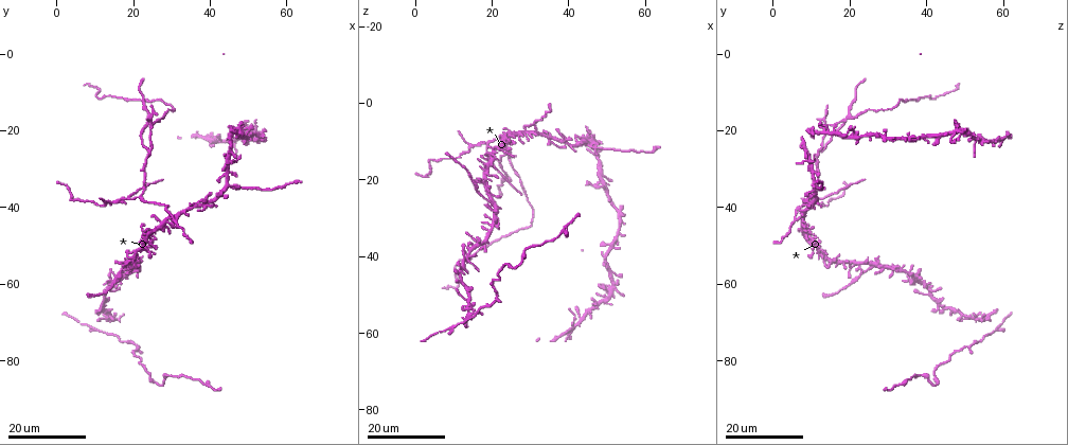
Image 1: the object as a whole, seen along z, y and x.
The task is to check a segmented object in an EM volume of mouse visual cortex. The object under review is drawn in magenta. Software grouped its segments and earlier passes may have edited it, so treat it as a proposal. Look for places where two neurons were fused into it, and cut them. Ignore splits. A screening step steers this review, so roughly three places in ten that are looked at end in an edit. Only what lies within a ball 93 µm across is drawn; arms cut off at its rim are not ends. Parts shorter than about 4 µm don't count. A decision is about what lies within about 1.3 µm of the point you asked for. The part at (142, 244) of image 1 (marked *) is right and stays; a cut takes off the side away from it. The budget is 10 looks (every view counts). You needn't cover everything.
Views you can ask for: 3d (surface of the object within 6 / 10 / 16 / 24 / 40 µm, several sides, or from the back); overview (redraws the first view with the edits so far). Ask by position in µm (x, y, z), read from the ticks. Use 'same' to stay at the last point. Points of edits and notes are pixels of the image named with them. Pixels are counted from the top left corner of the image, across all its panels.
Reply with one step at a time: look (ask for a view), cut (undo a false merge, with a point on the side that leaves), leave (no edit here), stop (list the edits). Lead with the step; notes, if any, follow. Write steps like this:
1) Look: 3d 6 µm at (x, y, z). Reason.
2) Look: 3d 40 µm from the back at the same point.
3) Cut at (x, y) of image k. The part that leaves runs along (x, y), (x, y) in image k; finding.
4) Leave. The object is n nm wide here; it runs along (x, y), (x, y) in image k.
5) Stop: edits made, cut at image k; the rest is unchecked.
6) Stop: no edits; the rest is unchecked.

Look: 3d 24 µm at (21.5, 37.5, 9.5). Thin arm on a thick one.

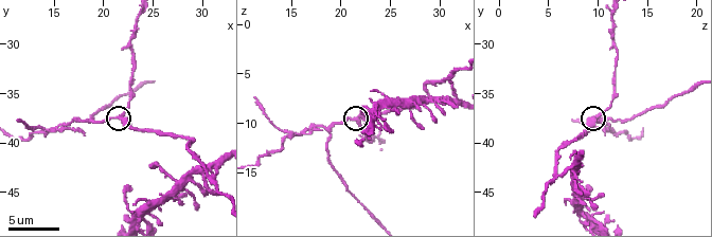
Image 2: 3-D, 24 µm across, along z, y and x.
Look: 3d 6 µm at (21.6, 37.2, 10.0).

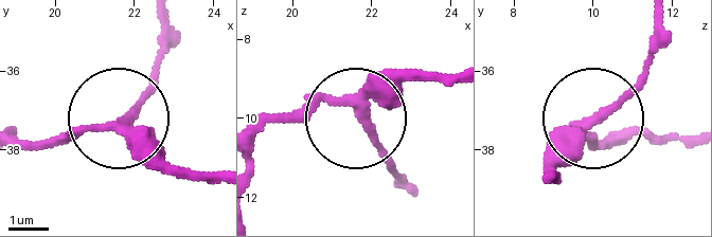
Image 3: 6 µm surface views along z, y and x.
Leave. It runs along (448, 72), (407, 75), (360, 115), (337, 103), (259, 112) in image 3; continuous, no second neuron.

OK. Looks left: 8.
Look: 3d 16 µm at (45.0, 33.5, 10.5). Branch point.

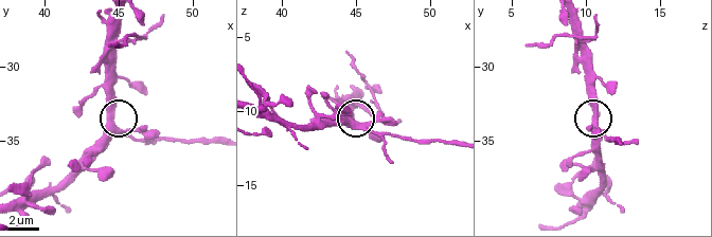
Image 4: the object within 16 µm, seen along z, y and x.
Look: 3d 10 µm at (44.8, 34.2, 10.8).

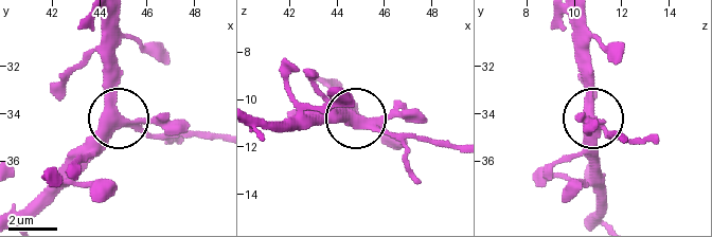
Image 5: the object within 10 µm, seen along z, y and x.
Cut at (153, 138) of image 5. The part that leaves runs along (123, 127), (218, 139) in image 5; two neurons meet here.

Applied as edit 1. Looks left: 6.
Look: 3d 10 µm at (30.8, 43.8, 5.4). Arms part here.

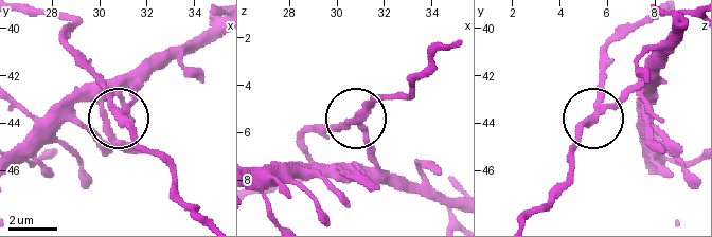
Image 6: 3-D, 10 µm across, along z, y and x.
Look: 3d 6 µm at (30.9, 43.7, 5.4).

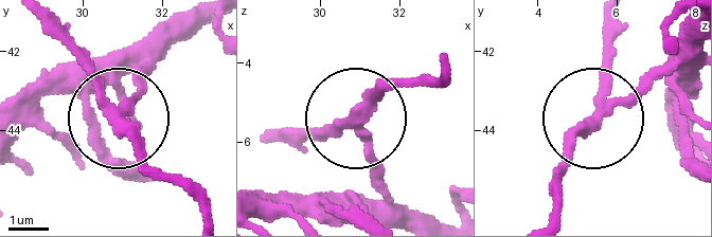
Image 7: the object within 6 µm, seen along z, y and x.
Leave. 3 arms meet here; it runs along (25, 111), (137, 71), (126, 131), (183, 188) in image 7; all the same neuron.

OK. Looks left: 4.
Look: 3d 10 µm at (14.6, 38.6, 11.2). Three arms meet.

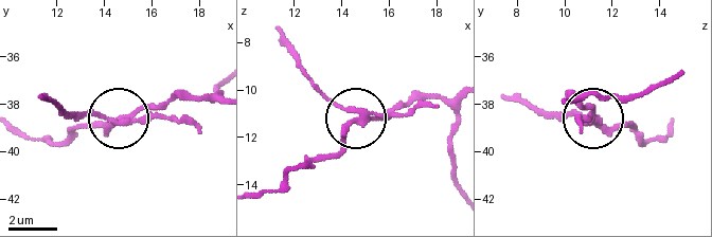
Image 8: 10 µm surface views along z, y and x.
Cut at (99, 114) of image 8. The part that leaves runs along (131, 120), (70, 113), (38, 97) in image 8; two neurons meet here.

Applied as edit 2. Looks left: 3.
Look: 3d 24 µm at (16.0, 59.5, 37.0). Four or more arms meet.

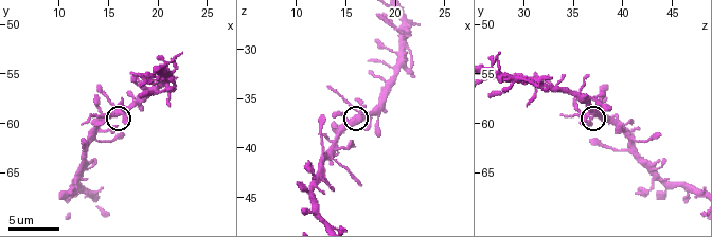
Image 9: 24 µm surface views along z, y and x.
Look: 3d 6 µm at (16.4, 59.0, 36.4). Zoom in.

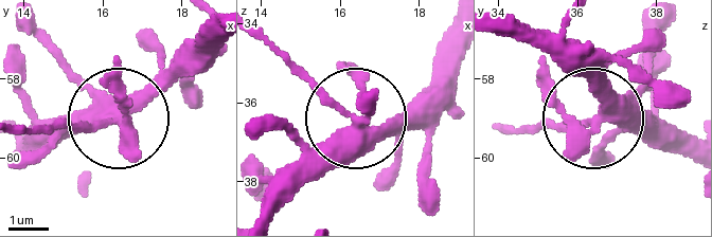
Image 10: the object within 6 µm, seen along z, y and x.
Leave. 5 arms meet here; it runs along (214, 33), (112, 116), (24, 133) in image 10; one neuron here.

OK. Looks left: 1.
Stop: edits made, cut at image 5, cut at image 8; the rest is unchecked.

